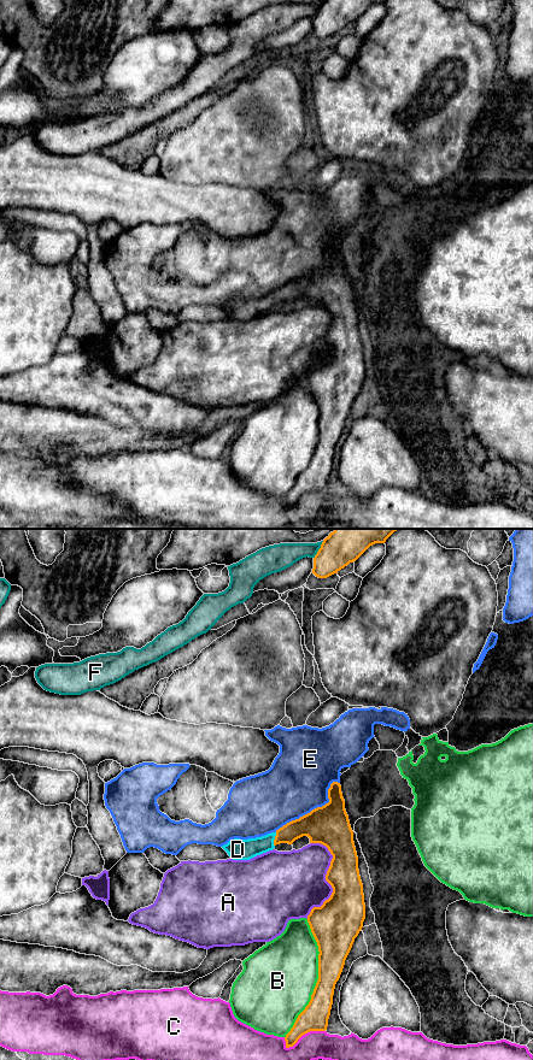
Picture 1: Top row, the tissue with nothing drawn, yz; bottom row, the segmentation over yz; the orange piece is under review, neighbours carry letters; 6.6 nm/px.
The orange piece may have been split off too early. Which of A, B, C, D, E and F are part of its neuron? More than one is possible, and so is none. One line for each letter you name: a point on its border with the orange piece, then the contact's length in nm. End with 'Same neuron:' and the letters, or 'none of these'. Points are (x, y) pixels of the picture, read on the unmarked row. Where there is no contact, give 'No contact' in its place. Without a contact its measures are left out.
D: Touches orange at yz (274, 300). Shared border 100 nm
Same neuron: D

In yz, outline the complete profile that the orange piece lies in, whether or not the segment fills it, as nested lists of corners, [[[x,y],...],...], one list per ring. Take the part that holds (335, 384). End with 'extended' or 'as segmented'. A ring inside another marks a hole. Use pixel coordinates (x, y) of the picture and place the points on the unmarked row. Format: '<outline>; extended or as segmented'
[[[340,243],[330,245],[328,259],[329,263],[324,266],[287,283],[275,293],[248,300],[234,299],[222,306],[230,319],[250,320],[273,311],[276,305],[292,305],[308,296],[310,304],[326,306],[333,316],[326,335],[333,353],[321,367],[314,367],[308,376],[320,412],[318,441],[309,465],[285,497],[286,508],[293,507],[310,491],[327,490],[335,444],[365,379],[358,317]]]; extended

